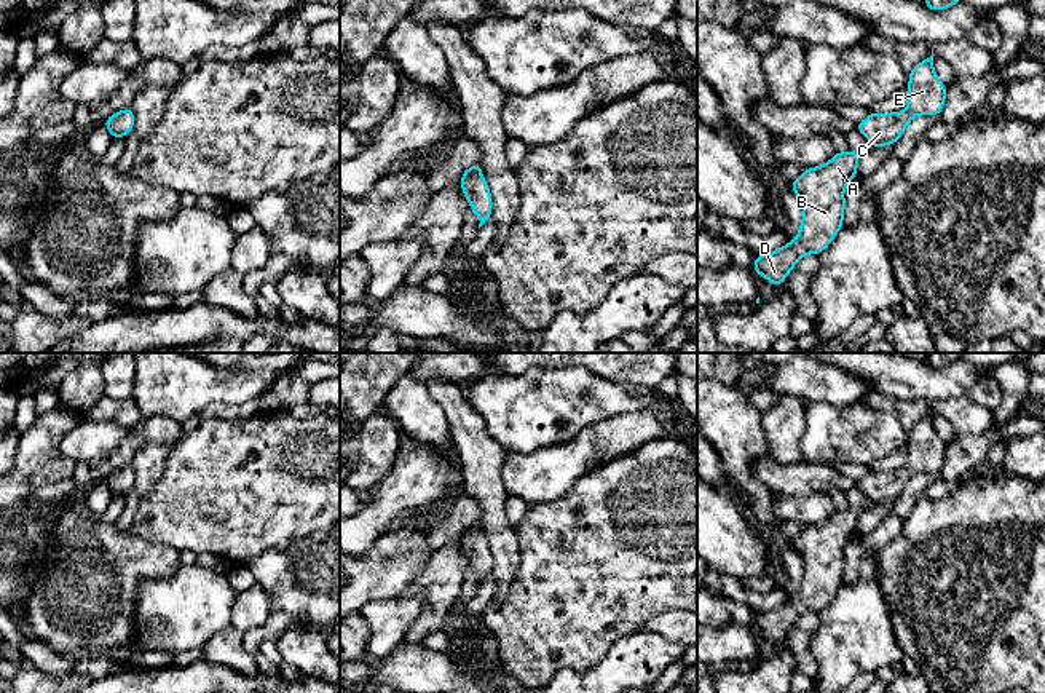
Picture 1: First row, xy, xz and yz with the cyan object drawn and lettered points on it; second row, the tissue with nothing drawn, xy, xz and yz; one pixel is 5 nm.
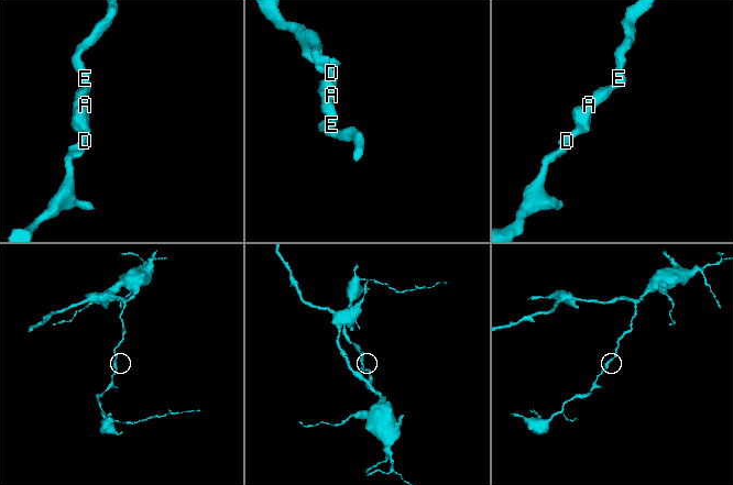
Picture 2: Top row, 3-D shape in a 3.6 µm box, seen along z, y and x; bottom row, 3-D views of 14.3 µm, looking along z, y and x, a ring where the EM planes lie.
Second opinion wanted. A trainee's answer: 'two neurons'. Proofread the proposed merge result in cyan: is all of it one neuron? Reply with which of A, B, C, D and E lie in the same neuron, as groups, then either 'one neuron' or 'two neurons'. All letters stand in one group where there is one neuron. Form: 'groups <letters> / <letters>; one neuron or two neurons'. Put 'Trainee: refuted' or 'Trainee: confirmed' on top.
Trainee: refuted
groups A B C D E; one neuron

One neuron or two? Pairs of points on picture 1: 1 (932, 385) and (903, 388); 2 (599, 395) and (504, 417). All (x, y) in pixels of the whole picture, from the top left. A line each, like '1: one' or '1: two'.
1: one
2: one

